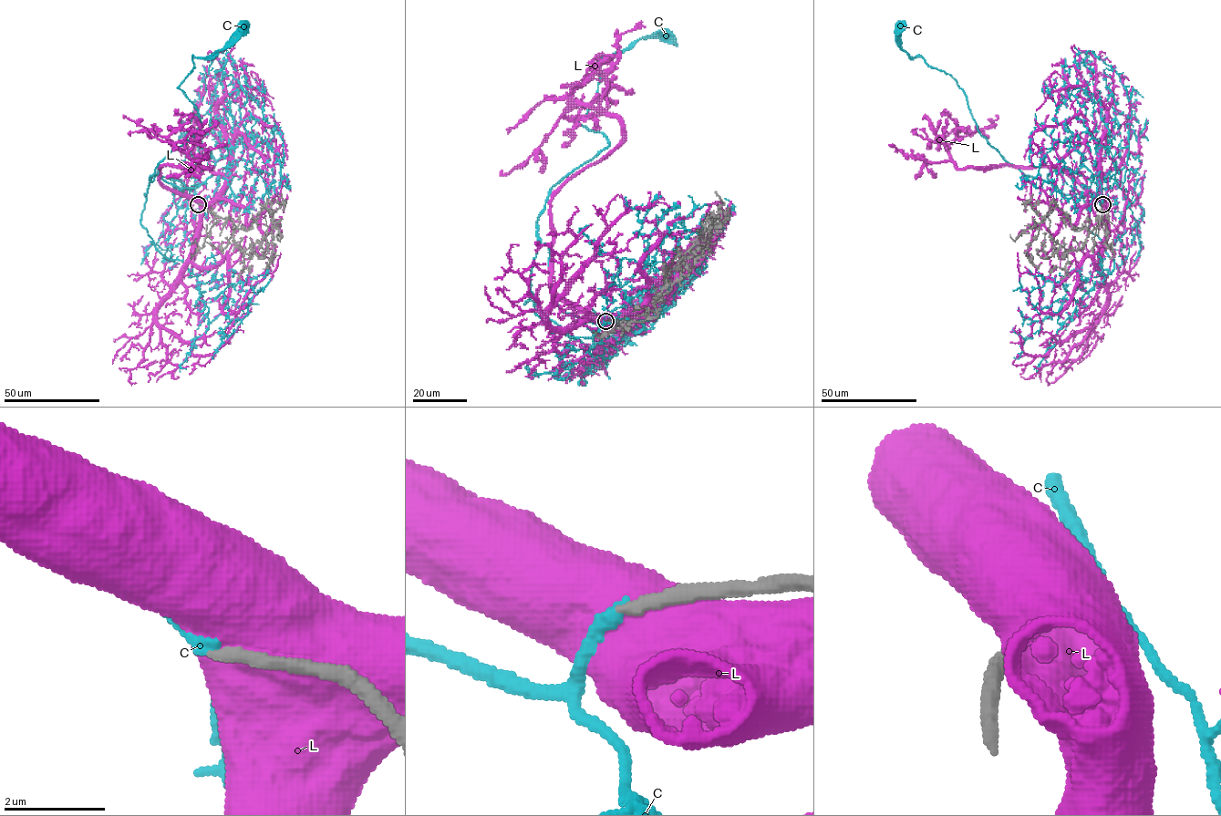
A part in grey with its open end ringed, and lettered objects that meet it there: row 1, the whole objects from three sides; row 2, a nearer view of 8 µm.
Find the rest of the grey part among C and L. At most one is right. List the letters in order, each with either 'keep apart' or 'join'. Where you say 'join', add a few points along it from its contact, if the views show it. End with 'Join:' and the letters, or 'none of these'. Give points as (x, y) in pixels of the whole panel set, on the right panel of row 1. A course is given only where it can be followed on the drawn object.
C: join; it runs (1102, 203), (1081, 175), (1054, 170), (1043, 180), (1008, 163), (955, 79), (902, 49), (899, 25)
L: keep apart
Join: C

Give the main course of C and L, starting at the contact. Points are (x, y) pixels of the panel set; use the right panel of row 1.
C: (1102, 203), (1081, 175), (1054, 170), (1043, 180), (1008, 163), (955, 79), (902, 49), (899, 25)
L: (1102, 204), (1058, 169), (958, 169), (947, 146), (958, 137), (988, 126), (997, 118), (995, 115)

